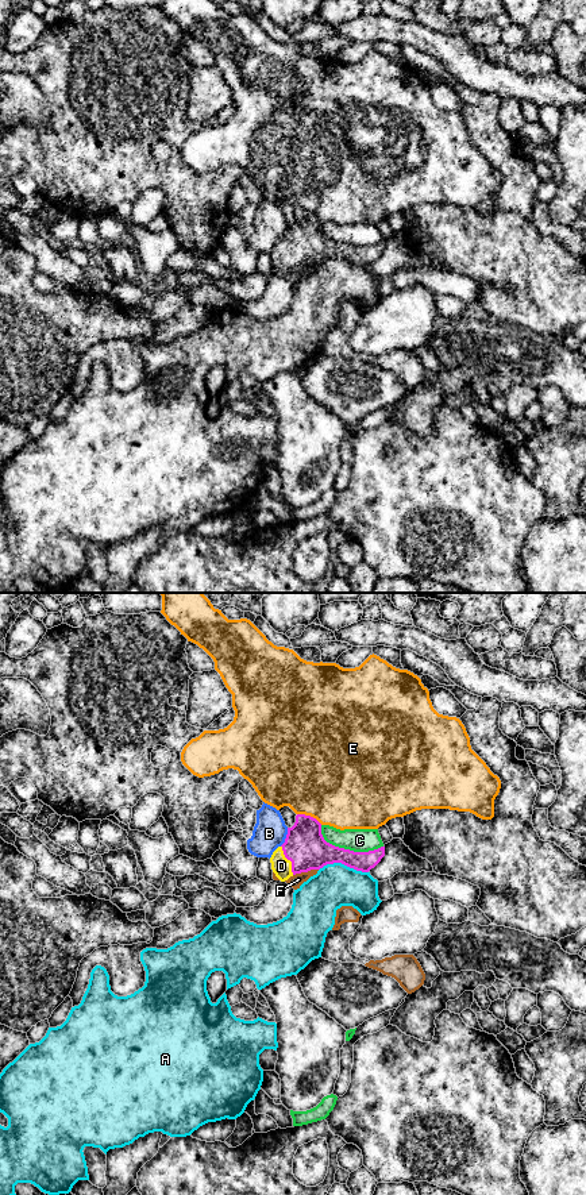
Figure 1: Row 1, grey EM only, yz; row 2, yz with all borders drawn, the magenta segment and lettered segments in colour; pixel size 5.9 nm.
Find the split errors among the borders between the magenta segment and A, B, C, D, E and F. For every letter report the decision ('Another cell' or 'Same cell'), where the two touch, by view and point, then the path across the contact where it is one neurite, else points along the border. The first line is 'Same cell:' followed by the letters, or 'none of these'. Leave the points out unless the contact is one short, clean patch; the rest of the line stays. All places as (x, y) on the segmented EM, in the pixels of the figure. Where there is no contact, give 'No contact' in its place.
Same cell: D
A: Another cell. Touches magenta at yz (343, 863). Boundary: yz (319, 868), (327, 864), (343, 863), (367, 872)
B: Another cell. Touches magenta at yz (286, 837)
C: Another cell. Touches magenta at yz (347, 850)
D: Same cell. Touches magenta at yz (289, 859). Path across: yz (304, 845), (289, 859), (281, 866)
E: Another cell. Touches magenta at yz (309, 816)
F: Another cell. Touches magenta at yz (305, 871). Boundary: yz (317, 868), (293, 875)

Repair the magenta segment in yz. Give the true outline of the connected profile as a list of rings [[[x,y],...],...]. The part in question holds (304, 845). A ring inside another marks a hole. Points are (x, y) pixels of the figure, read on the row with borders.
[[[297,814],[296,822],[288,828],[285,843],[271,857],[271,870],[285,882],[290,876],[327,864],[342,863],[356,871],[369,872],[385,856],[385,847],[369,852],[354,852],[327,843],[321,834],[321,824],[305,814]]]

